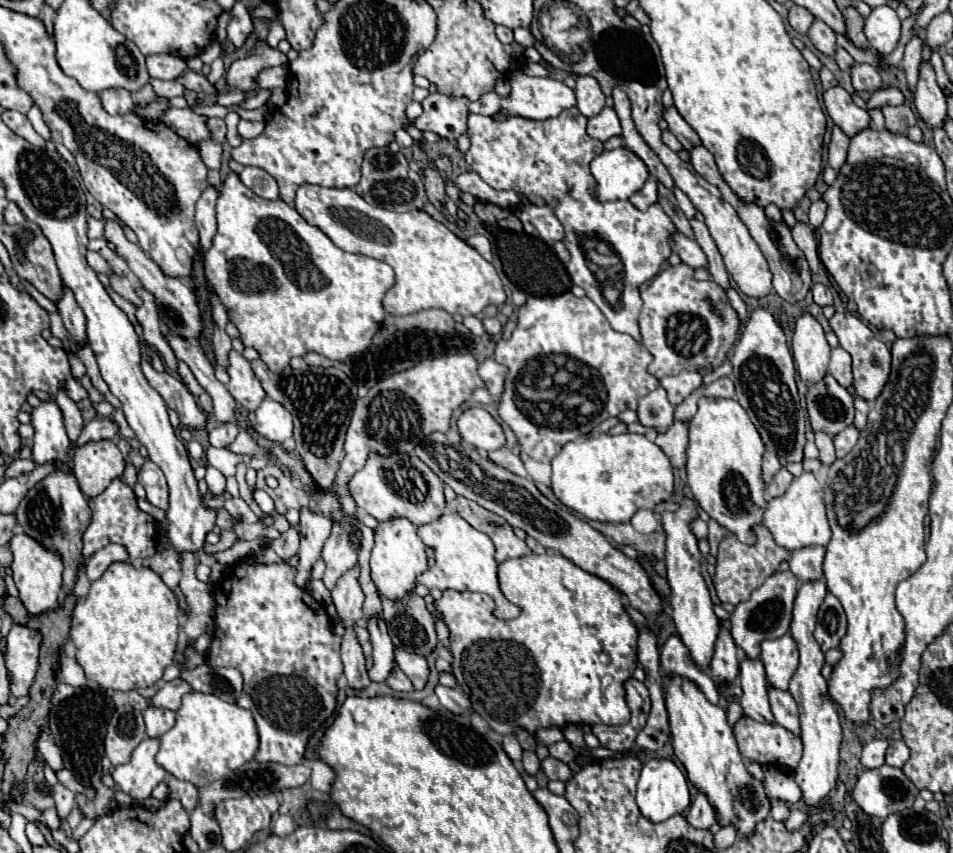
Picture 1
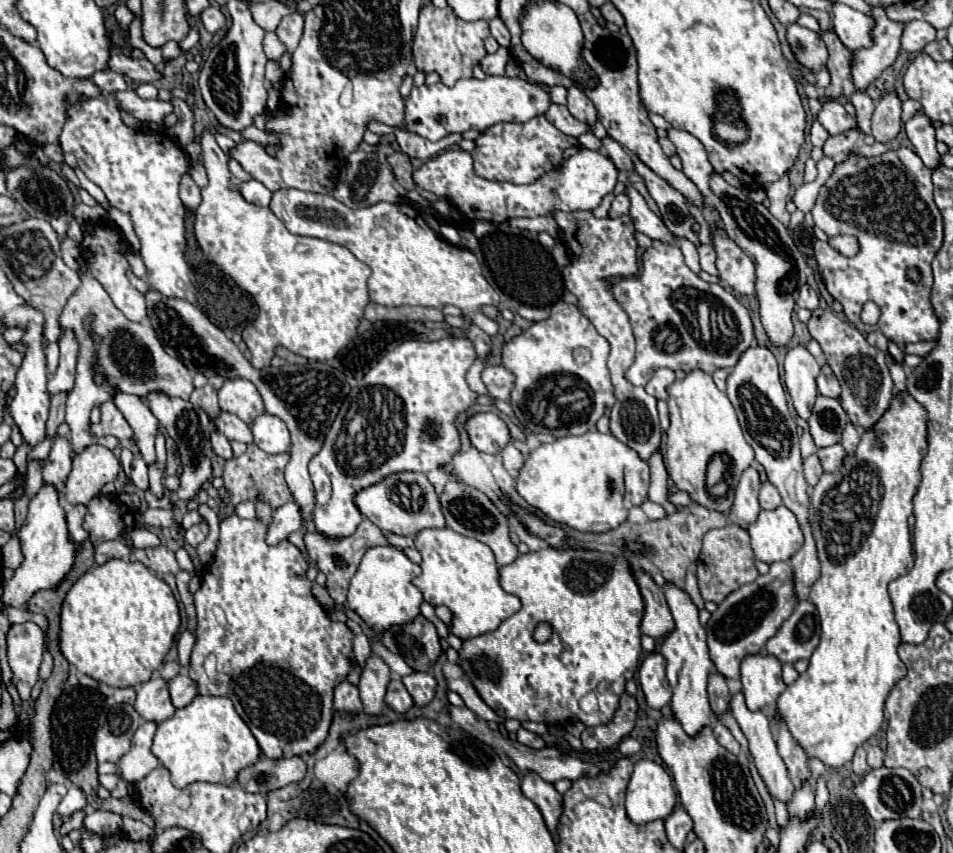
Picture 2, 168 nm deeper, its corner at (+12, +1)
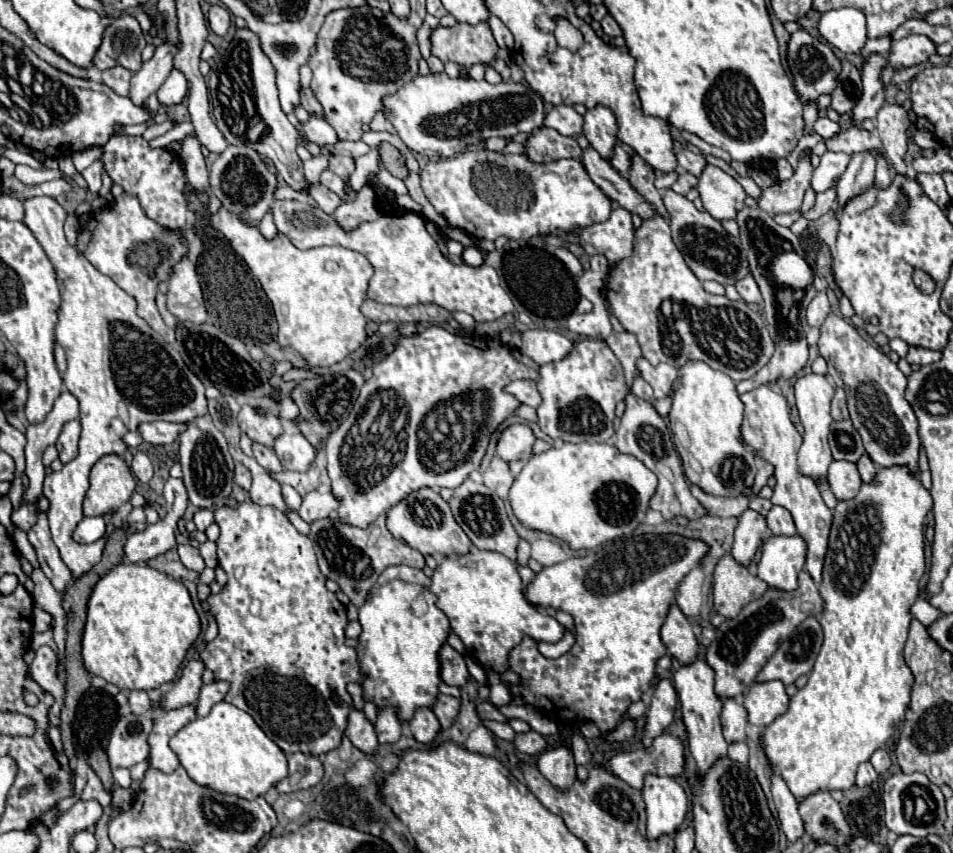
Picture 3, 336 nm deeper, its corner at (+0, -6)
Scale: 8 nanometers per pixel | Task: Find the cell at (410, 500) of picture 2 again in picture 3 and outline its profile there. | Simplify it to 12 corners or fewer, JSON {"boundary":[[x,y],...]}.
{"boundary":[[431,487],[387,511],[387,529],[423,555],[469,553]]}

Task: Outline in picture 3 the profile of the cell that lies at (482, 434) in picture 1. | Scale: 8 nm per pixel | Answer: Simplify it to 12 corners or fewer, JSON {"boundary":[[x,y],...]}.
{"boundary":[[509,425],[497,441],[497,457],[531,459],[535,435],[527,425]]}

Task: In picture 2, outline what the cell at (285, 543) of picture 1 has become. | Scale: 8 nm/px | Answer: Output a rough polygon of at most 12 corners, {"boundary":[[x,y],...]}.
{"boundary":[[295,500],[279,506],[269,526],[267,542],[279,544],[303,528]]}

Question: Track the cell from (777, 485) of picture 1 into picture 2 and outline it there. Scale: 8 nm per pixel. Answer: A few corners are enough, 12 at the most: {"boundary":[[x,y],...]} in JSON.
{"boundary":[[769,482],[761,486],[759,504],[763,510],[781,506],[781,496]]}

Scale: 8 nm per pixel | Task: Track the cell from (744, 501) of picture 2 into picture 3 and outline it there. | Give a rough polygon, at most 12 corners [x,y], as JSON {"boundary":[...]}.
{"boundary":[[747,507],[735,529],[731,555],[749,565],[767,537],[765,515]]}

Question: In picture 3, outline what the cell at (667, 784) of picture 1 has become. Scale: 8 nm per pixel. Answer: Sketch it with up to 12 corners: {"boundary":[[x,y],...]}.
{"boundary":[[647,775],[647,837],[673,837],[689,809],[673,777]]}

